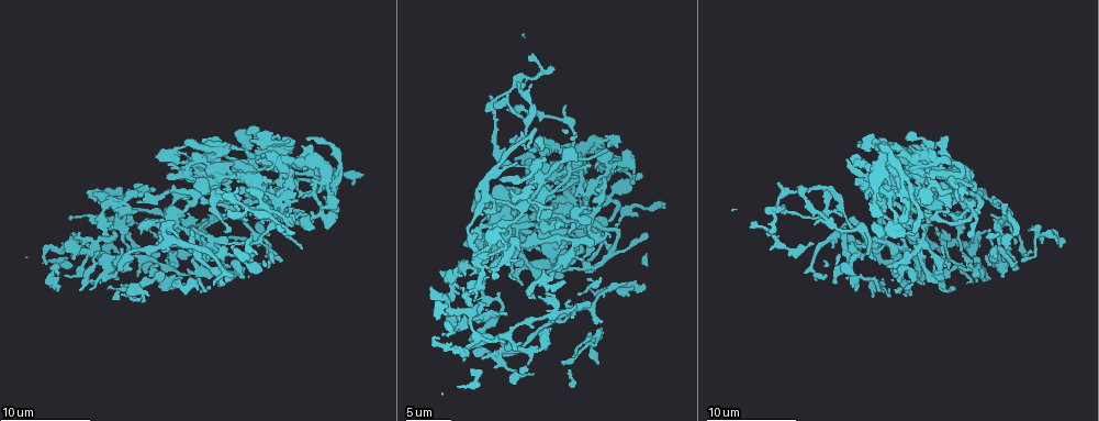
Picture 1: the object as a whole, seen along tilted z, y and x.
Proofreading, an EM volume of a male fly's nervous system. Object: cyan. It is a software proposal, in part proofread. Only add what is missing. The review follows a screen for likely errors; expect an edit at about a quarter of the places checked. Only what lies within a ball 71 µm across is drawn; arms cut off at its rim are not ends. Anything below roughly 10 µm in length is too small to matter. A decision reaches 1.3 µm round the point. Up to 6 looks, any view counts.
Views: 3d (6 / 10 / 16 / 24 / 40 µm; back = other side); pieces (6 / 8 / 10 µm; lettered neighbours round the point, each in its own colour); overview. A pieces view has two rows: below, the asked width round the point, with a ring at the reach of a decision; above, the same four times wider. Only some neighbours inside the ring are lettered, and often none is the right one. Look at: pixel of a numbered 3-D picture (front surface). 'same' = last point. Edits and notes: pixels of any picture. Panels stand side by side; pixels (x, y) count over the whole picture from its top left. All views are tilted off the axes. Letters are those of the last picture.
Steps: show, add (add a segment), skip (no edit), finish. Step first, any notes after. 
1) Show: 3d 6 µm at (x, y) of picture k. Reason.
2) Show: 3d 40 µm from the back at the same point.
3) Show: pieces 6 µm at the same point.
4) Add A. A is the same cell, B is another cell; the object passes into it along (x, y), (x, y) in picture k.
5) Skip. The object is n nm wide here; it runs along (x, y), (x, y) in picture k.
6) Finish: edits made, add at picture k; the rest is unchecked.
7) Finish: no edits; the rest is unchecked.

Show: 3d 6 µm at (953, 164) of picture 1. An open end.

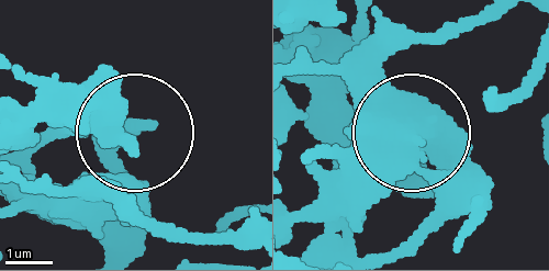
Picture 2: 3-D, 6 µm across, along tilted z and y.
Show: pieces 10 µm at (145, 124) of picture 2. What lies round it.

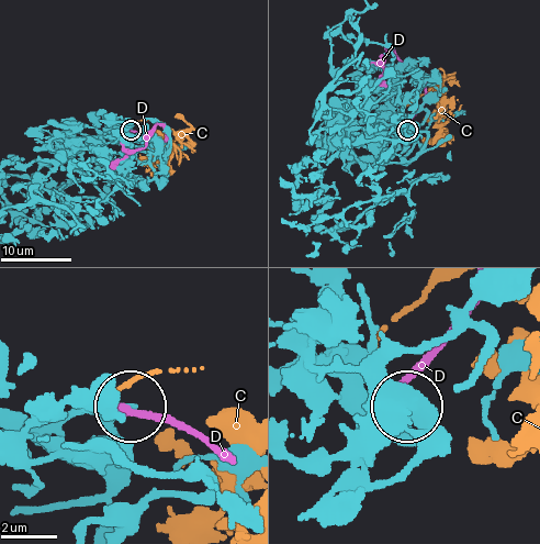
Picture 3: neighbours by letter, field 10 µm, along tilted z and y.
Skip. C and D are other cells; none of them fits.

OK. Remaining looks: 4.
Show: 3d 10 µm at (472, 209) of picture 1. Branch stops here.

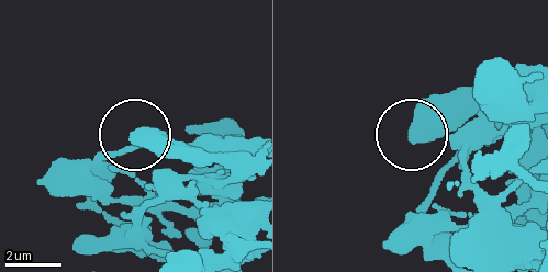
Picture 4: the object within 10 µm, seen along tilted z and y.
Show: pieces 10 µm at (135, 137) of picture 4. See the neighbours.

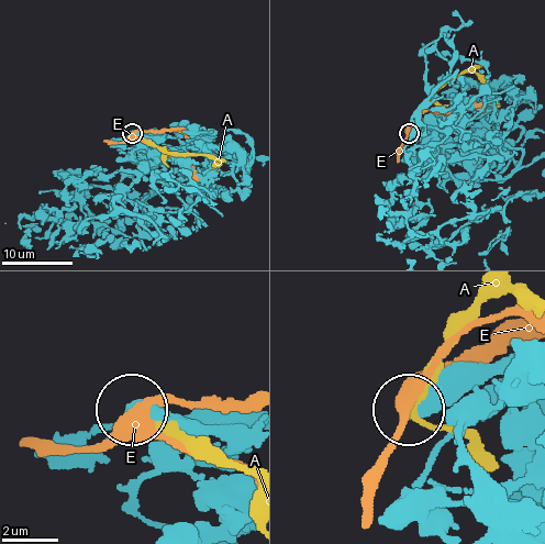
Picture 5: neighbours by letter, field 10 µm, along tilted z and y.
Skip. A and E are other cells; none of them fits.

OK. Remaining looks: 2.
Show: pieces 10 µm at (462, 242) of picture 1. Free end.

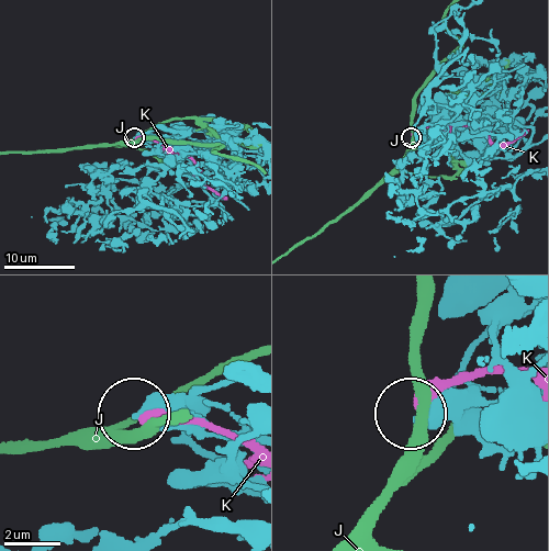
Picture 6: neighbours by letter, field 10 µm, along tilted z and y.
Skip. J and K are other cells; none of them fits.

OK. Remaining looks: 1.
Finish: no edits; the rest is unchecked.

